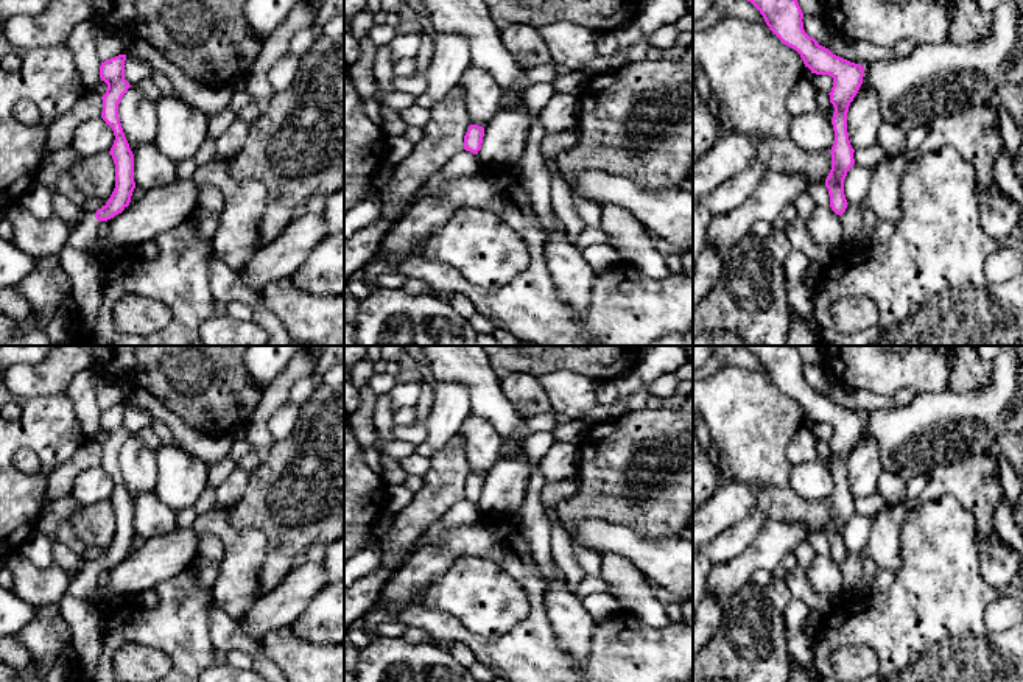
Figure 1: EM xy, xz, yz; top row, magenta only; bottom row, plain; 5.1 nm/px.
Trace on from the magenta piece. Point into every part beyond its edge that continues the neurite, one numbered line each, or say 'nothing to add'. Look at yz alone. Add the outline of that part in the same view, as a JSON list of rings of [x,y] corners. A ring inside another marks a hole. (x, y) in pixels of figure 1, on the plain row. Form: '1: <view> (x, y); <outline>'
nothing to add

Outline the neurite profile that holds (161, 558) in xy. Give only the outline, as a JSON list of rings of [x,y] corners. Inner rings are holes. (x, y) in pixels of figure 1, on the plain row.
[[[178,528],[174,533],[151,537],[118,564],[107,568],[107,582],[97,587],[87,599],[92,606],[106,606],[114,601],[176,578],[187,571],[199,556],[199,540],[193,529]]]

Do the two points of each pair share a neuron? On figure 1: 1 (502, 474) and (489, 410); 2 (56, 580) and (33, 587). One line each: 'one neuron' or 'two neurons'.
1: two neurons
2: one neuron

